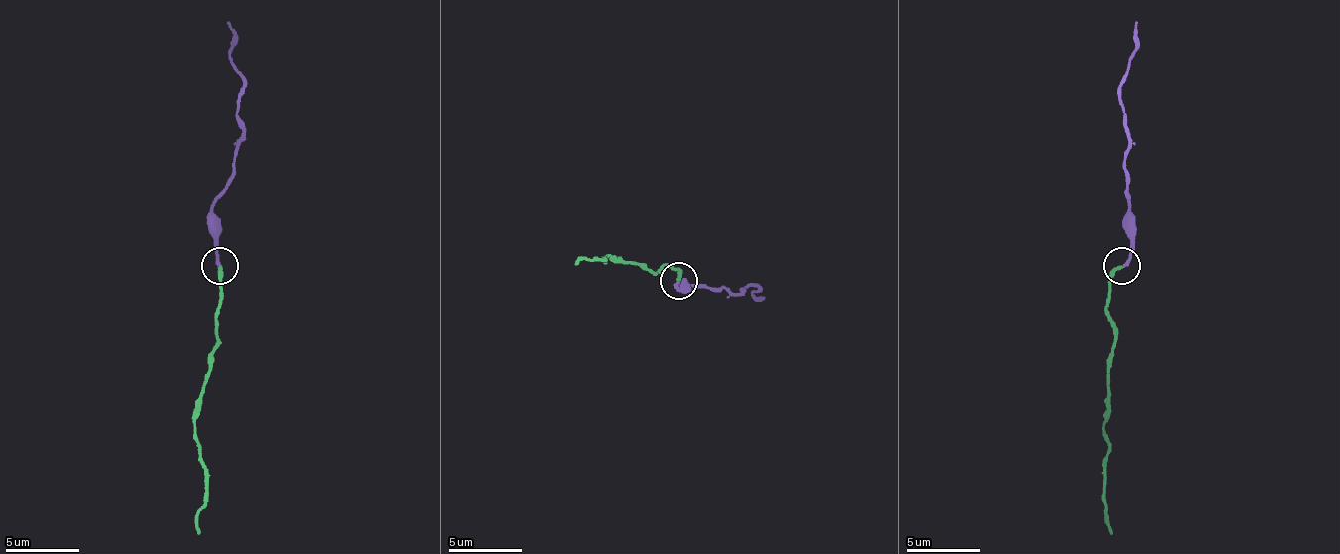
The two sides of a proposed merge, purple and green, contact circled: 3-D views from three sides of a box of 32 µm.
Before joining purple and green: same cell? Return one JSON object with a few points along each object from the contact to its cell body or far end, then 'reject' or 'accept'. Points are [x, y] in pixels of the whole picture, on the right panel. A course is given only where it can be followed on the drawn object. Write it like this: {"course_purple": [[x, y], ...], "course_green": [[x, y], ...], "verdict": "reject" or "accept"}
{"course_purple": [[1122, 266], [1131, 255], [1122, 76], [1135, 54], [1136, 21]], "course_green": [[1122, 266], [1110, 281], [1107, 307], [1115, 347], [1110, 358], [1104, 417], [1104, 505], [1111, 534]], "verdict": "accept"}

